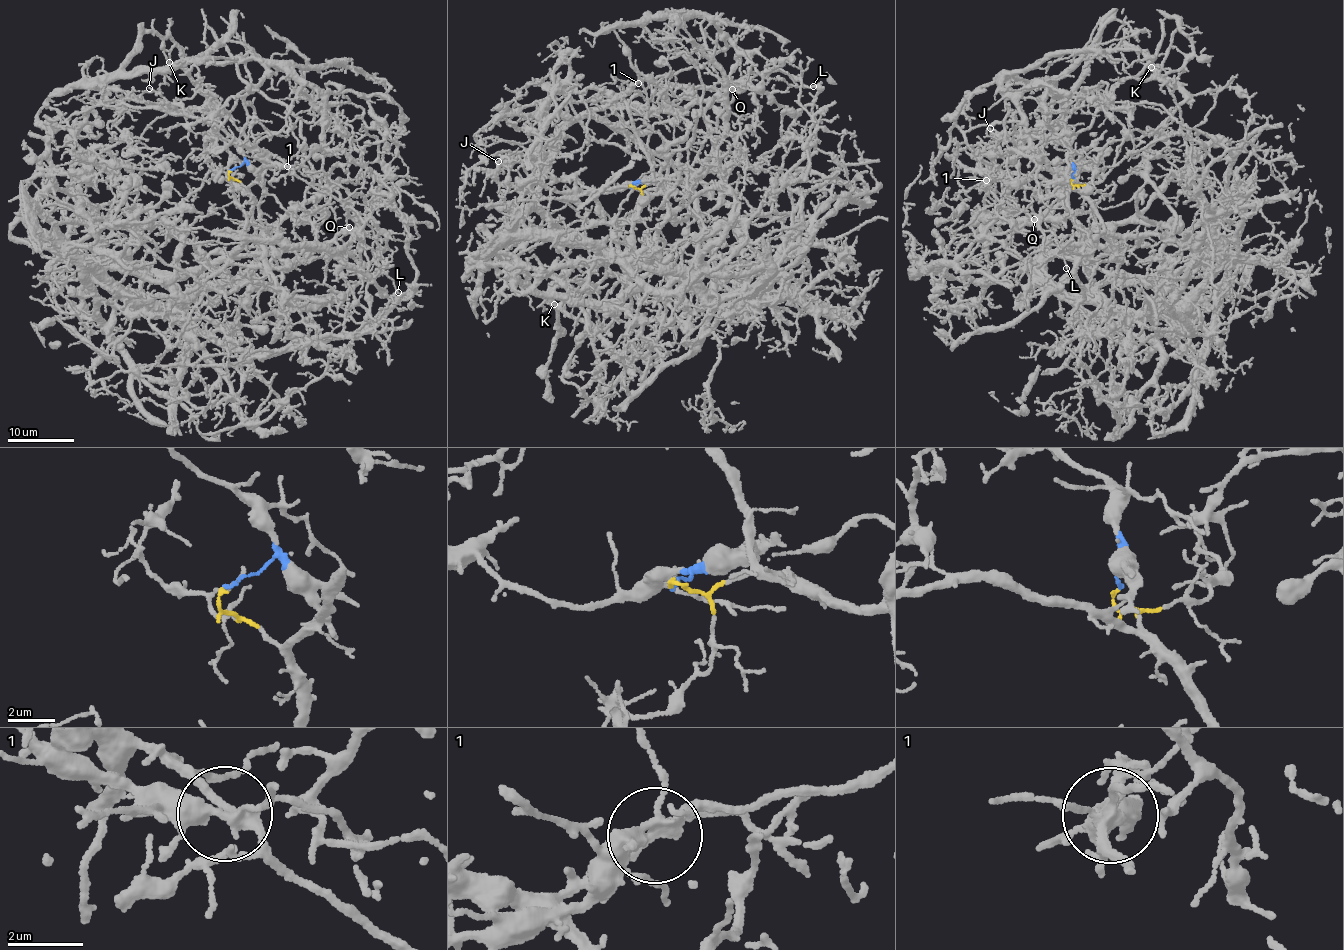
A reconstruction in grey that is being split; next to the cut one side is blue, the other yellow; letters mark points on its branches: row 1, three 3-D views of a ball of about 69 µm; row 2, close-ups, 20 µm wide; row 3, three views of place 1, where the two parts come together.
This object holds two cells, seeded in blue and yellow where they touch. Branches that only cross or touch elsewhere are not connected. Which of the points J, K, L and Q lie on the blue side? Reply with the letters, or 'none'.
J, K

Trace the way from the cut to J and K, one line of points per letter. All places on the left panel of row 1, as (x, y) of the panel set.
J: (230, 171), (244, 161), (243, 151), (215, 133), (209, 112), (191, 107), (174, 113), (171, 103), (149, 87)
K: (230, 171), (243, 151), (215, 133), (209, 112), (172, 111), (105, 85), (144, 32), (172, 36), (169, 62)

